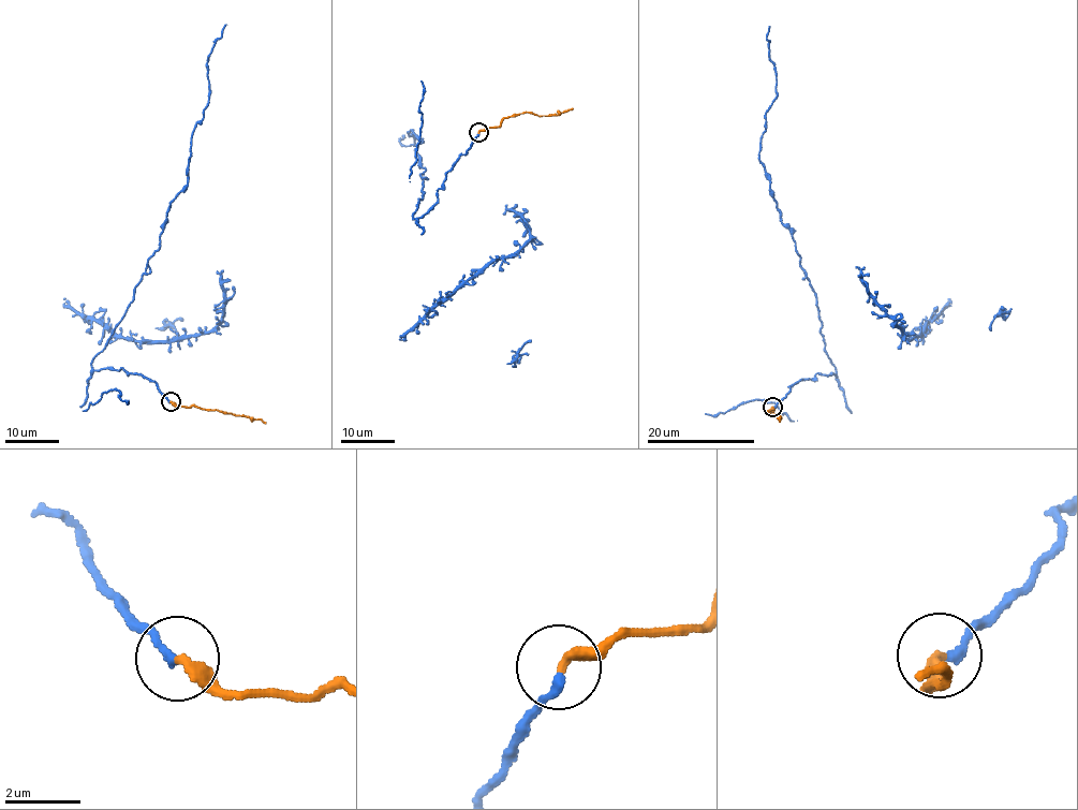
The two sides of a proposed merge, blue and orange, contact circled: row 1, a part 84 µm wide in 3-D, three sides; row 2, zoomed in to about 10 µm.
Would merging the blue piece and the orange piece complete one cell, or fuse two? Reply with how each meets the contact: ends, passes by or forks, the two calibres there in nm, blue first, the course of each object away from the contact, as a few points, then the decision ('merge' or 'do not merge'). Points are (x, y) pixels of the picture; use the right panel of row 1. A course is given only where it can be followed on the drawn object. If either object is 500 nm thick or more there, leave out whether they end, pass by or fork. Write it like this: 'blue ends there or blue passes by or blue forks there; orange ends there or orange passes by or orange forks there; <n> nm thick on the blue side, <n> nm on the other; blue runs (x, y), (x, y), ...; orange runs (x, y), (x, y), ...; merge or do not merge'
blue ends there; orange ends there; 240 nm thick on the blue side, 320 nm on the other; blue runs (772, 407), (791, 386), (817, 373), (836, 377), (837, 368), (815, 293), (759, 159), (777, 96), (769, 26); orange runs (772, 407), (770, 412), (773, 411), (767, 412), (780, 415), (779, 422); merge

